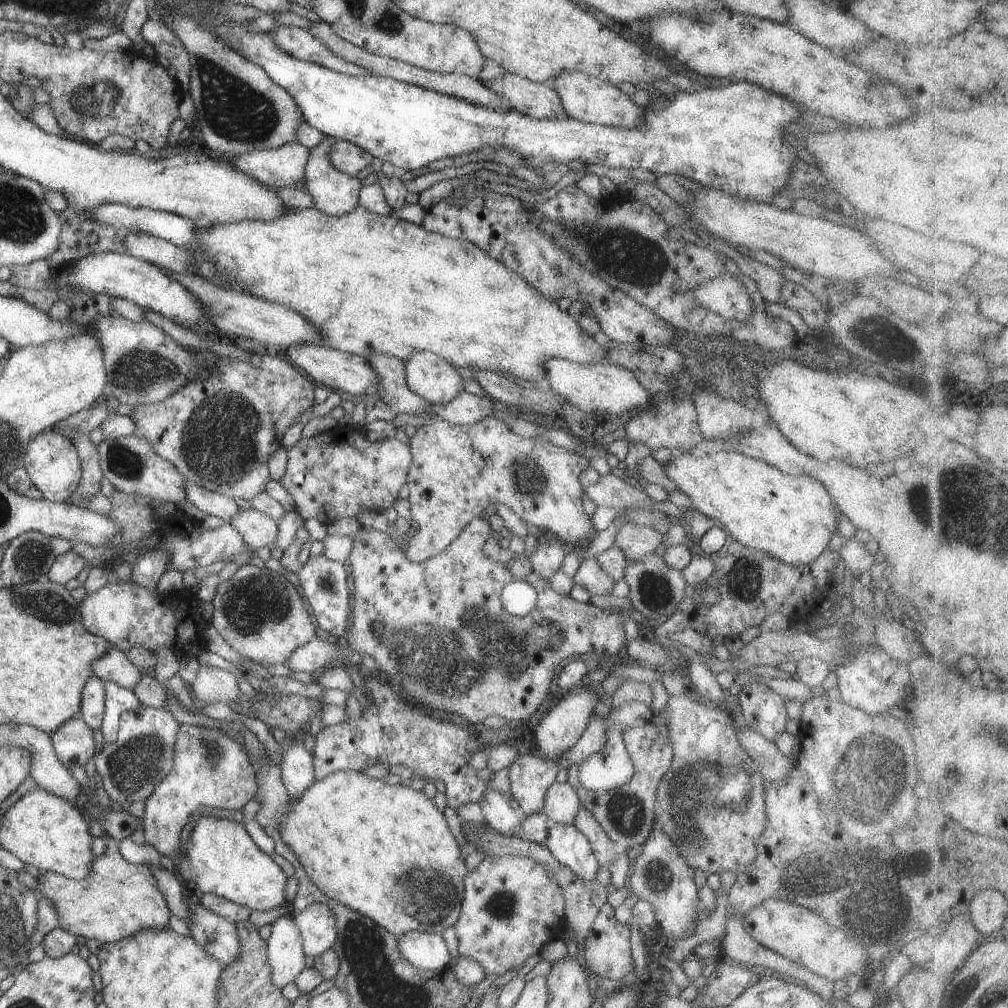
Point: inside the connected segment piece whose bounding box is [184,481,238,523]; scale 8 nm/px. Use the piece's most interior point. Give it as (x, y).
(213, 503)

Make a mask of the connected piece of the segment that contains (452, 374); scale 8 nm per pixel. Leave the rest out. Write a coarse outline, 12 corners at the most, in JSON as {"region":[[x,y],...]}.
{"region":[[412,352],[403,367],[409,390],[445,404],[462,390],[453,366]]}

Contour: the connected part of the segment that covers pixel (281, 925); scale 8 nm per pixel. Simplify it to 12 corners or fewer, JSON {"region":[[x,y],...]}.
{"region":[[293,919],[270,924],[266,955],[276,987],[302,971]]}

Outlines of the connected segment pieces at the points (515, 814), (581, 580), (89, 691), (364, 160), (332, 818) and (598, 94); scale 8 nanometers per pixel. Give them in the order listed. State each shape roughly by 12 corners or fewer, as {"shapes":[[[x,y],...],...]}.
{"shapes":[[[495,789],[478,802],[485,822],[501,835],[514,836],[523,820]],[[596,558],[583,559],[570,576],[591,596],[609,595],[614,580]],[[91,675],[78,713],[89,728],[101,726],[104,682]],[[339,140],[328,155],[332,167],[357,176],[372,159],[356,144]],[[314,780],[278,831],[325,898],[399,938],[458,919],[429,790]],[[561,71],[549,88],[584,123],[631,128],[644,108],[598,78]]]}

